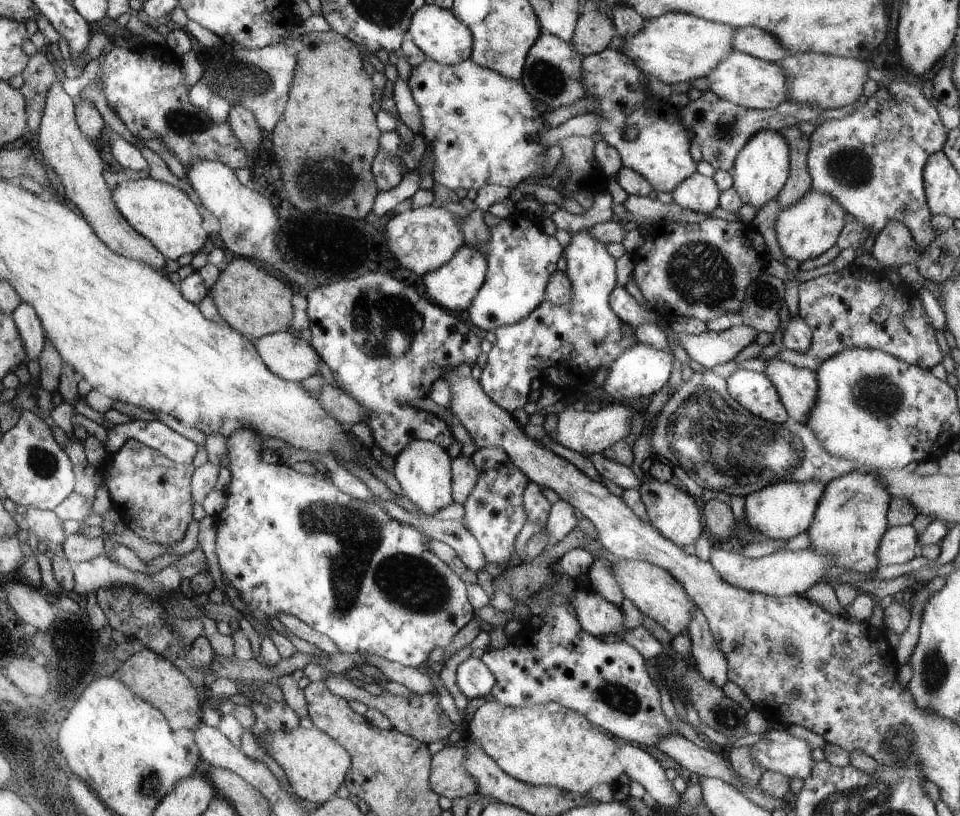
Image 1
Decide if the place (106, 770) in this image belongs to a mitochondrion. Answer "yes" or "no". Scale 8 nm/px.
no

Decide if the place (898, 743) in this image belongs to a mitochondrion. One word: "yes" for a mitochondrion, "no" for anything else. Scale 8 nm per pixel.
yes

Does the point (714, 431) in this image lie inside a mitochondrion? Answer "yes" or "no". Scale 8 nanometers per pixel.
yes

